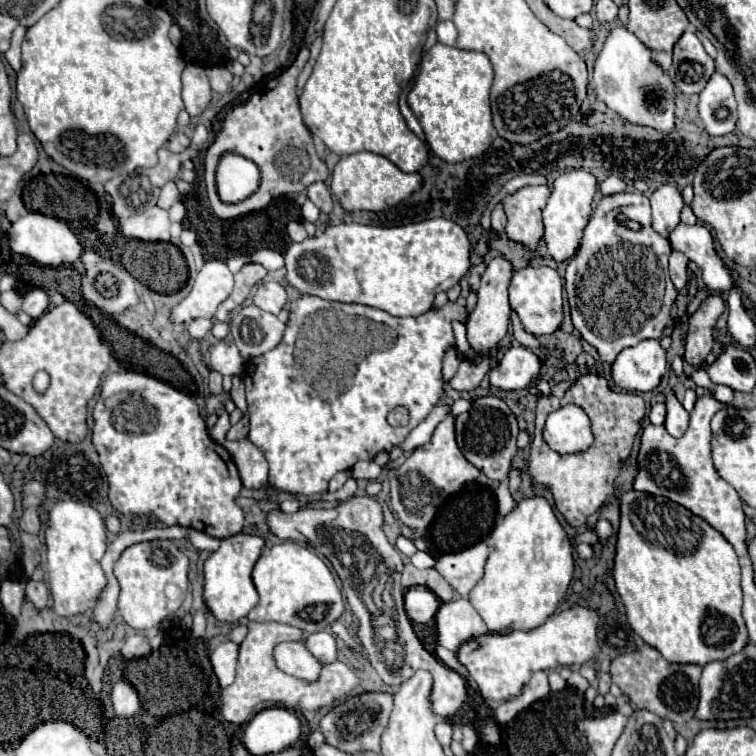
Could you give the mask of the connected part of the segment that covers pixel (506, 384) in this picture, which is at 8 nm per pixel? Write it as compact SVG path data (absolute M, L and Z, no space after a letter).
M522 346L506 350L504 358L498 362L496 370L490 370L490 384L504 390L522 390L540 376L542 360L532 350L522 350Z

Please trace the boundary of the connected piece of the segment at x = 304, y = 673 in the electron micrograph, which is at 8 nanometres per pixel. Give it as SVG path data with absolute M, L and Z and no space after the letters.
M280 642L274 648L276 666L292 676L302 680L316 680L320 674L320 662L306 650L302 642Z

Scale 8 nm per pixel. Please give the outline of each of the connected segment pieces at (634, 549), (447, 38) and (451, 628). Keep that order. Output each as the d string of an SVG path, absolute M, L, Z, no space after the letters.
M626 492L620 504L620 530L614 560L616 590L626 606L626 616L632 630L652 648L656 648L668 662L674 664L708 664L712 660L724 662L728 656L748 646L748 630L742 618L742 586L738 556L706 520L692 514L688 508L662 496L646 492Z
M452 20L438 22L436 24L436 36L438 36L440 44L454 46L454 42L456 42L456 26L454 26L454 22Z
M466 598L442 604L436 614L436 628L438 642L452 652L458 652L460 644L490 632Z

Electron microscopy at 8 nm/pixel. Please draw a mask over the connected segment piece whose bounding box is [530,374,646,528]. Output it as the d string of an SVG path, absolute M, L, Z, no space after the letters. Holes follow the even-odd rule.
M586 374L586 376L580 376L562 398L540 396L536 412L538 416L536 416L534 442L530 450L530 472L538 482L542 482L544 486L552 490L554 504L560 510L560 514L566 518L566 522L572 528L578 528L580 518L584 518L584 523L586 523L586 516L602 508L606 498L614 492L614 480L620 474L622 462L630 456L632 440L636 432L640 430L638 416L646 414L646 404L640 394L612 390L606 378L598 374ZM568 404L576 404L586 410L590 424L592 424L594 442L592 442L592 448L586 448L584 452L558 454L544 442L542 428L550 412L562 406L568 406Z

